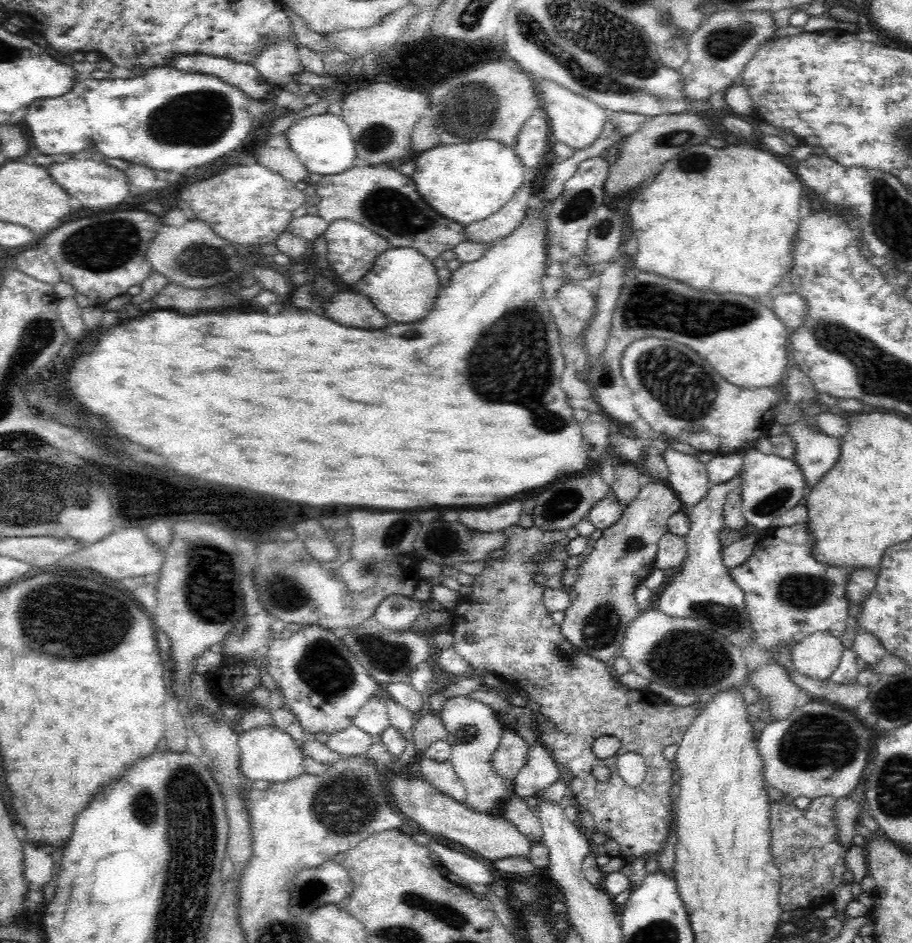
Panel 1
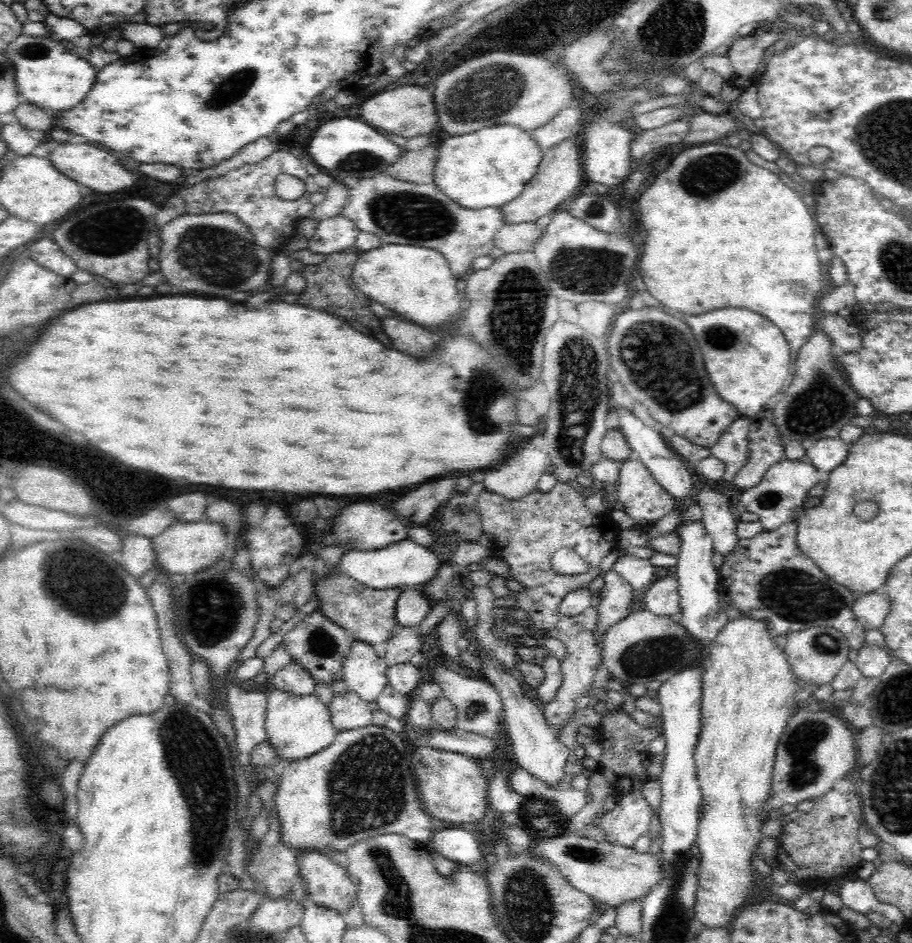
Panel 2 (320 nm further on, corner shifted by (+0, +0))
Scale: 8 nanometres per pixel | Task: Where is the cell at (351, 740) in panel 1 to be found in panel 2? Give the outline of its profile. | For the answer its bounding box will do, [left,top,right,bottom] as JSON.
[328,692,373,730]

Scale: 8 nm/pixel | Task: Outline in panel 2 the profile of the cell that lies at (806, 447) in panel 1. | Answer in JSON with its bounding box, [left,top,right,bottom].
[804,437,849,473]

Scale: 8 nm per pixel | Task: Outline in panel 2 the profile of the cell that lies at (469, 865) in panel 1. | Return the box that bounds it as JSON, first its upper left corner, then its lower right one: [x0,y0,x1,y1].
[430,828,489,866]

